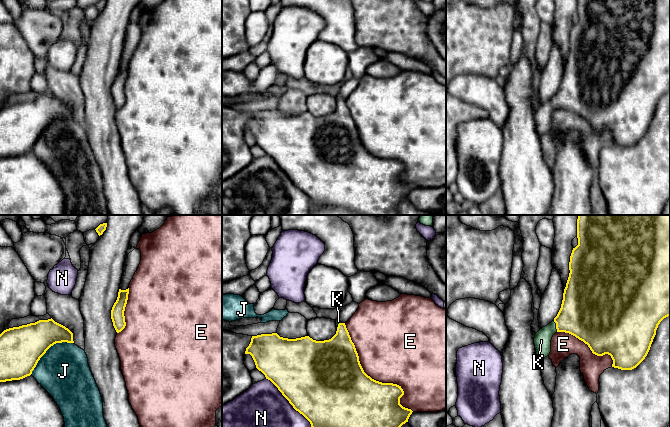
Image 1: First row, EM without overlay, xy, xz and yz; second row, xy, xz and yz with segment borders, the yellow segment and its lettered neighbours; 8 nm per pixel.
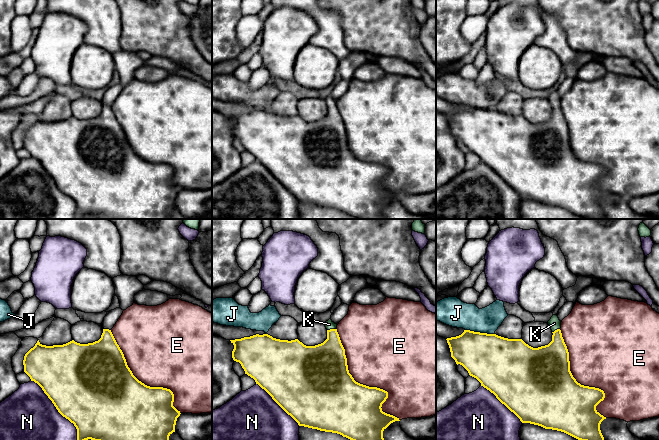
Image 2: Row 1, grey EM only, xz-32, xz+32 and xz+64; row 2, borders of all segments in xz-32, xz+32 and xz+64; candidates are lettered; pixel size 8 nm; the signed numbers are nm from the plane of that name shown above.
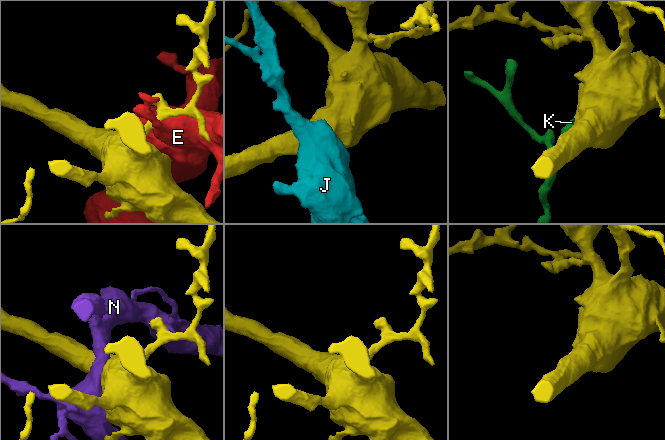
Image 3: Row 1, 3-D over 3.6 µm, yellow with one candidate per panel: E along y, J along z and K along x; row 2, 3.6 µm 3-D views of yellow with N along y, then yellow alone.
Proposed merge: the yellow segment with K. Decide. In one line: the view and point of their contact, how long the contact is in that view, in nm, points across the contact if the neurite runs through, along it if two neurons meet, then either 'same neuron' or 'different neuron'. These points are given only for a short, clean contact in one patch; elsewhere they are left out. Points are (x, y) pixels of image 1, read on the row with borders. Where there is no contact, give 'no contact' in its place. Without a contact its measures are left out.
yz (556, 326) | 100 nm | across yz (584, 313), (556, 326), (542, 340) | same neuron

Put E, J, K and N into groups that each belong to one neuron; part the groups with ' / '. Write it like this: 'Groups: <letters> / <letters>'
Groups: E / J / K / N

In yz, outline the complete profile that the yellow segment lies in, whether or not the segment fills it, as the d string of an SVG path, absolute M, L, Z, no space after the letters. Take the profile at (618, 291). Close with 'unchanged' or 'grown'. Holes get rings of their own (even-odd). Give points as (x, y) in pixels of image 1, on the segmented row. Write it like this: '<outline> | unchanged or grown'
M578 215L577 238L578 245L573 248L570 256L570 273L564 289L561 308L554 320L535 334L536 355L539 360L549 356L553 335L557 332L565 332L587 344L593 354L610 355L613 360L612 367L632 370L647 356L660 322L670 316L670 215Z | grown

